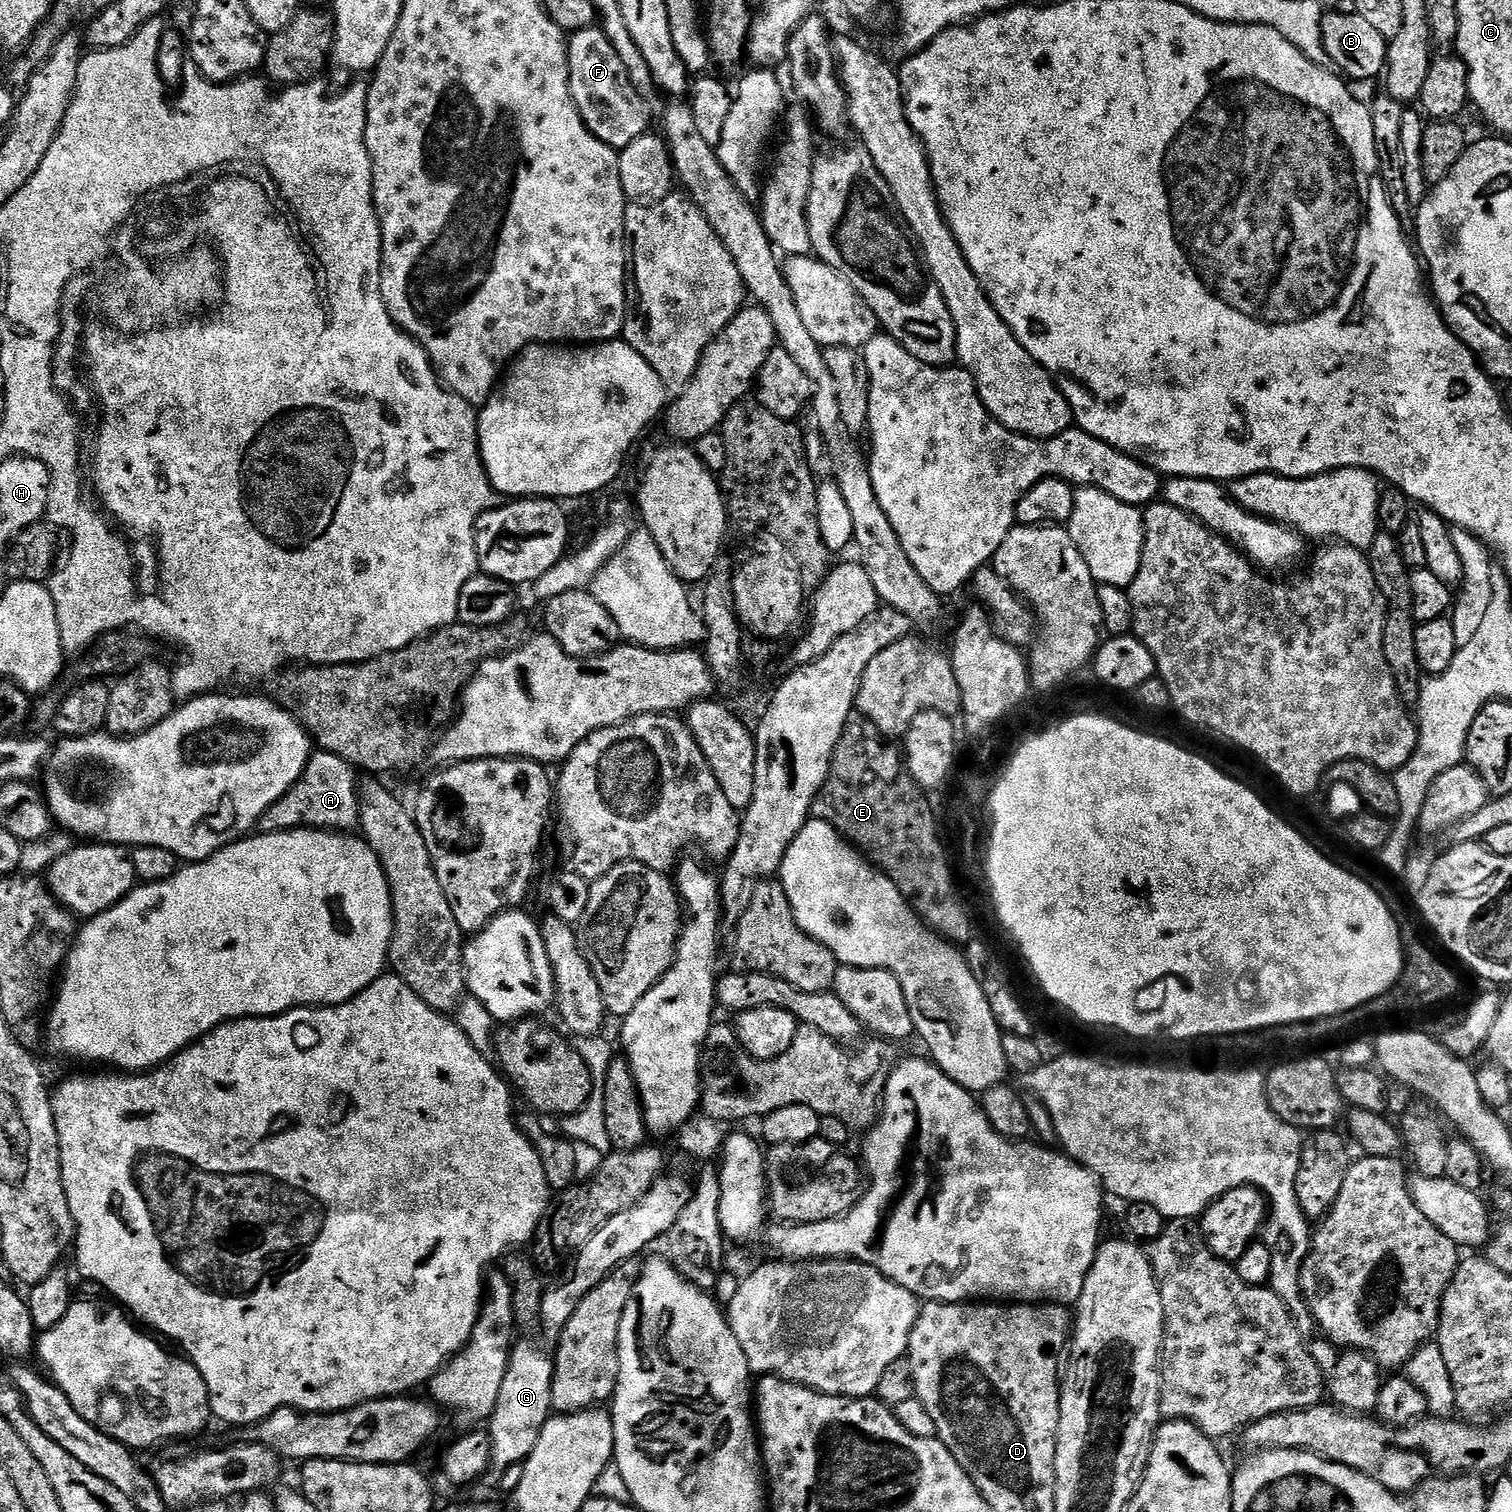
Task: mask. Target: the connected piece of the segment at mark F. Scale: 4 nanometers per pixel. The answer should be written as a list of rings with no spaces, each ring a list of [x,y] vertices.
[[[593,26],[578,30],[567,37],[570,62],[570,94],[586,122],[586,126],[602,142],[617,150],[630,146],[634,138],[649,131],[648,103],[634,90],[634,82],[622,66],[622,58],[610,46],[603,27]]]

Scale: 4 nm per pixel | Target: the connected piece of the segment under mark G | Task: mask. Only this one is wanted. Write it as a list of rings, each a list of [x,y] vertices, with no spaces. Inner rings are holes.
[[[528,1338],[520,1339],[517,1339],[512,1345],[506,1378],[502,1378],[502,1390],[498,1390],[498,1402],[492,1411],[492,1419],[486,1424],[487,1434],[492,1439],[492,1463],[486,1476],[487,1479],[492,1479],[492,1482],[499,1481],[500,1474],[506,1470],[506,1466],[523,1464],[530,1454],[530,1450],[534,1450],[534,1446],[538,1443],[538,1434],[542,1434],[542,1426],[546,1426],[549,1416],[553,1415],[550,1402],[553,1357],[549,1353],[547,1356],[538,1345],[531,1344]]]

